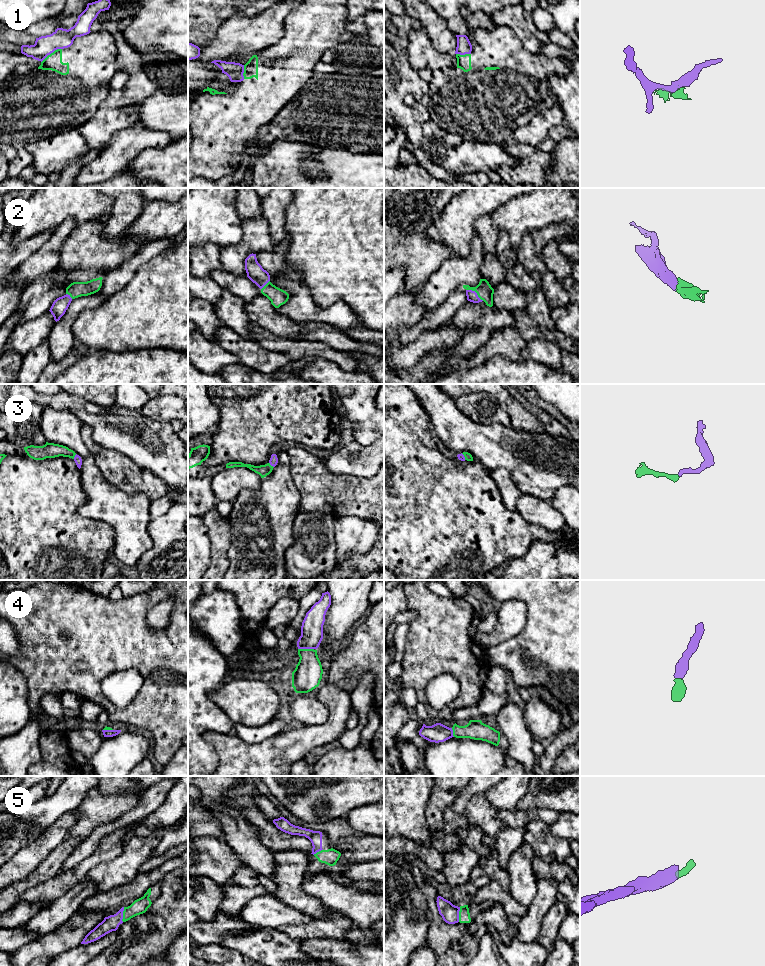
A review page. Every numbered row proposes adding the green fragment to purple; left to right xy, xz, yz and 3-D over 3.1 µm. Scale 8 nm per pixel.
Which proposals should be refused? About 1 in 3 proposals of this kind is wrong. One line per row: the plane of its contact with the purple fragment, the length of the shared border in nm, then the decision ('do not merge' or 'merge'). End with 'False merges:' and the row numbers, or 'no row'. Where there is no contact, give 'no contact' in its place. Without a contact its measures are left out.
1: xy | 200 nm | do not merge
2: yz | 170 nm | merge
3: xz | 60 nm | merge
4: xz | 130 nm | merge
5: xy | 120 nm | merge
False merges: 1

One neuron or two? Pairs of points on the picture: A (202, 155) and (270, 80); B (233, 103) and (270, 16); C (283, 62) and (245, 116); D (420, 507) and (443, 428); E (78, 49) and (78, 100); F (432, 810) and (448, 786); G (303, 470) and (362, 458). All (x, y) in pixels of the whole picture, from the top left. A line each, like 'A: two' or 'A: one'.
A: one
B: two
C: one
D: two
E: one
F: one
G: two

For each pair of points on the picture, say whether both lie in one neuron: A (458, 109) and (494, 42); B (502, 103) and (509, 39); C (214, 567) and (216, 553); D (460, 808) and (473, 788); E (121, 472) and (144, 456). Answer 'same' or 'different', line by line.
A: same
B: same
C: same
D: same
E: different

